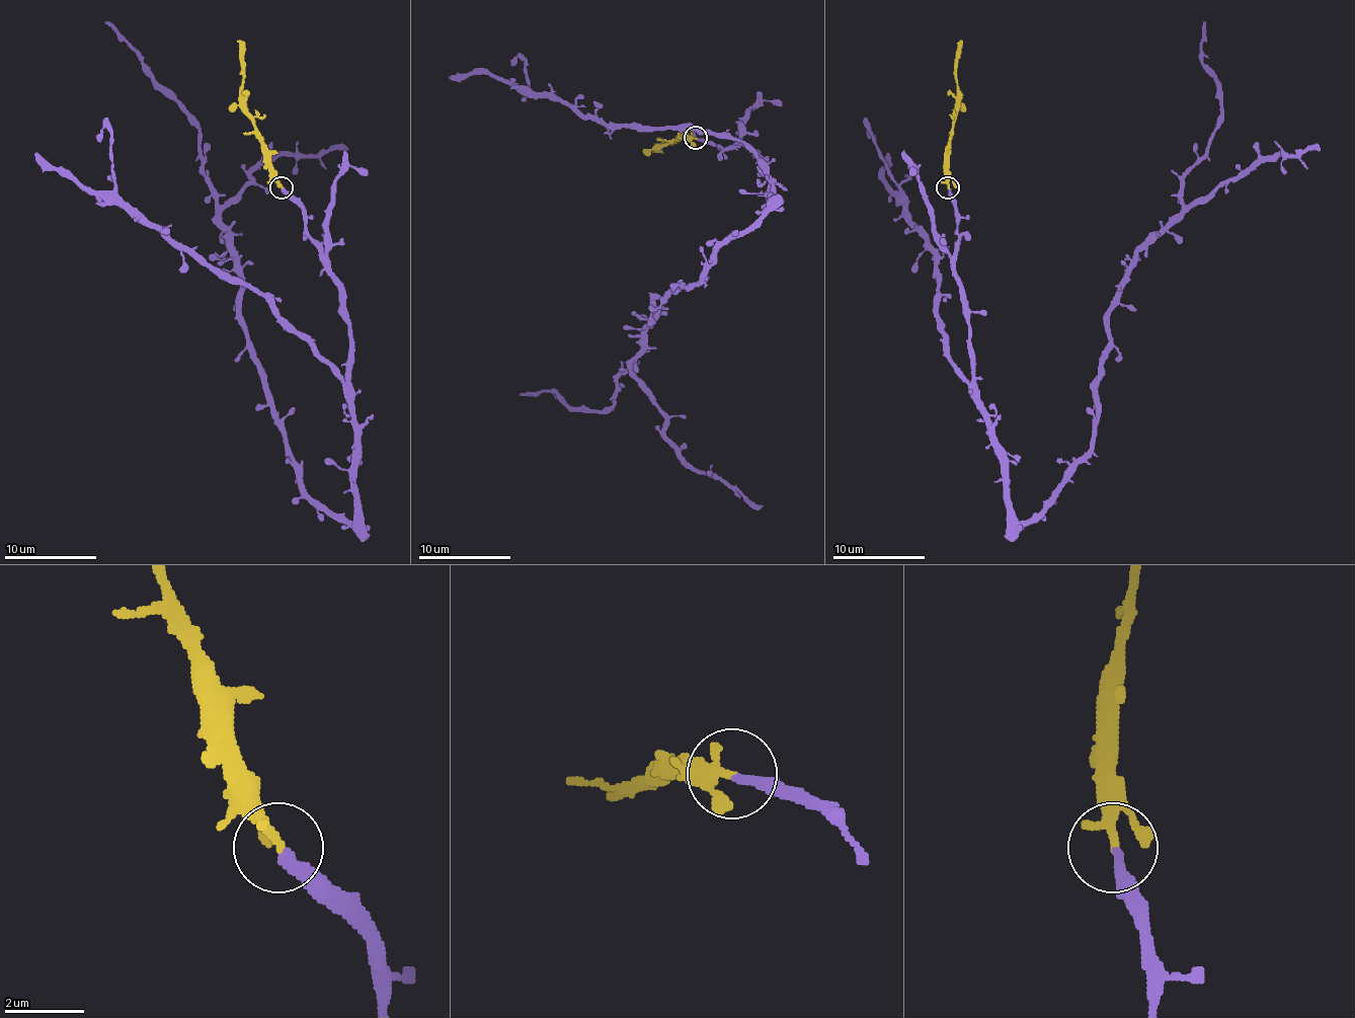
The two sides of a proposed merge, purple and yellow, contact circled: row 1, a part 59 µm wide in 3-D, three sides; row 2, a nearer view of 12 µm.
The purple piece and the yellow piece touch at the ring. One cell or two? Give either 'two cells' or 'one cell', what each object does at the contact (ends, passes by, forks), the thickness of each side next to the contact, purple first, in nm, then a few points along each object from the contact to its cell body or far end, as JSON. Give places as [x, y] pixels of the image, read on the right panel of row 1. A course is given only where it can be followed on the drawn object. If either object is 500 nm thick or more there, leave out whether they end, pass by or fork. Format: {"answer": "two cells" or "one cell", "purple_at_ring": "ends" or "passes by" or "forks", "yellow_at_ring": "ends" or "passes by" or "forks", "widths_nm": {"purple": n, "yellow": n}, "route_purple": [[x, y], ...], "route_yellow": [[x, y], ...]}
{"answer": "one cell", "purple_at_ring": "ends", "yellow_at_ring": "ends", "widths_nm": {"purple": 280, "yellow": 240}, "route_purple": [[948, 189], [971, 397], [1007, 508], [1032, 521], [1090, 449], [1108, 312], [1180, 213], [1221, 112], [1205, 22]], "route_yellow": [[948, 186], [948, 136], [958, 105], [955, 60], [960, 41]]}

